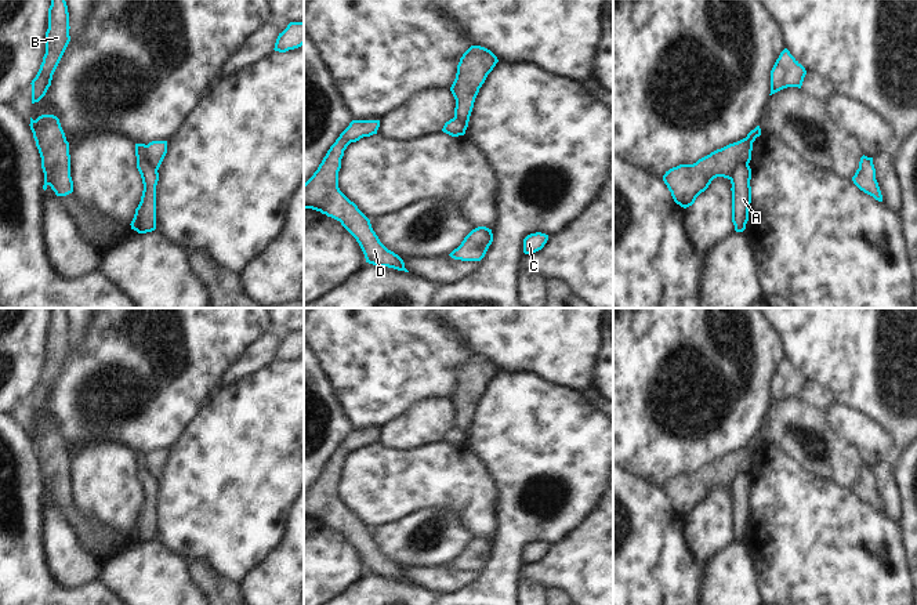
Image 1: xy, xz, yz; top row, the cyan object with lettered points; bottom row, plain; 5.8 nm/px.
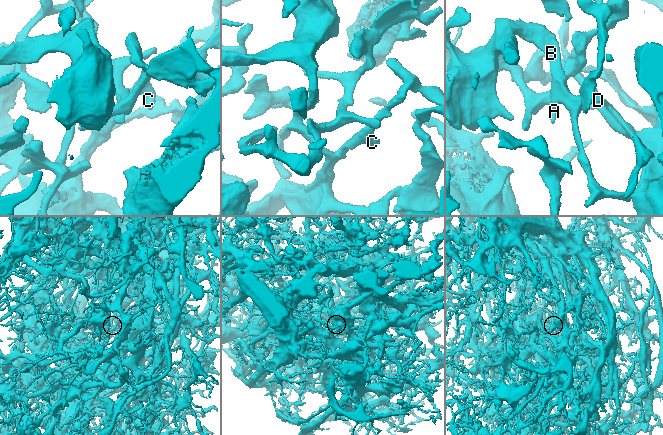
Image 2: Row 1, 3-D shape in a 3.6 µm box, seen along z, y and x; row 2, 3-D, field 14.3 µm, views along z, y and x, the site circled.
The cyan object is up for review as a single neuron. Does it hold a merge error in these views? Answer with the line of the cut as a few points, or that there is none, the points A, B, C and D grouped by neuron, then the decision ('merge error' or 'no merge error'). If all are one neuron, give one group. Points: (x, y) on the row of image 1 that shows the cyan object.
xy (145, 145), (145, 160), (156, 170) | A C / B D | merge error

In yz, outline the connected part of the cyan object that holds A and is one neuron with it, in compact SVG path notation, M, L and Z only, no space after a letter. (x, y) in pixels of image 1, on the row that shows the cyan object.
M740 163L732 171L732 222L736 232L743 232L749 221L749 206L751 203L751 169L747 163Z

